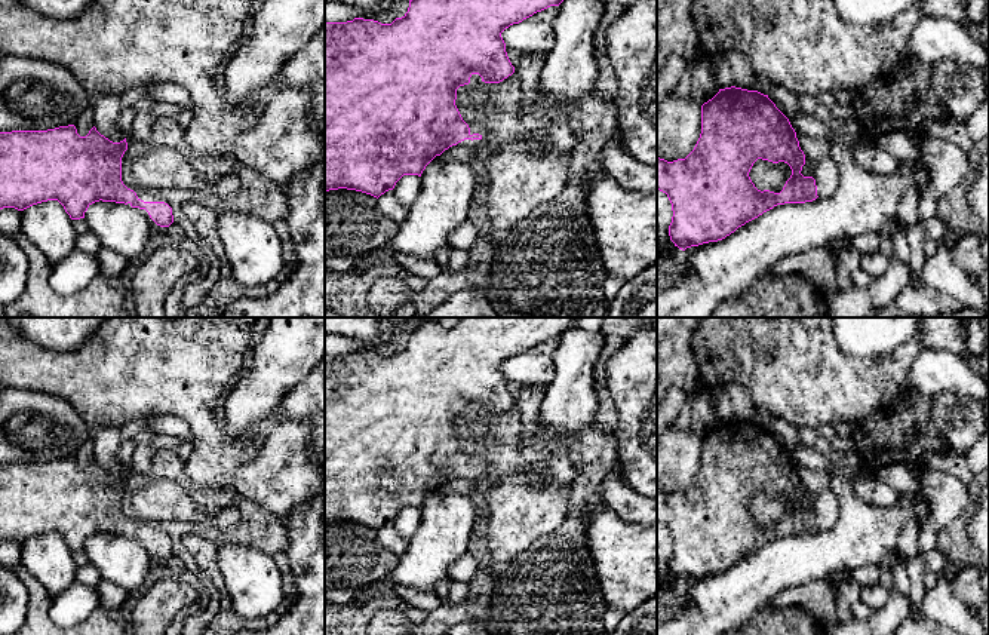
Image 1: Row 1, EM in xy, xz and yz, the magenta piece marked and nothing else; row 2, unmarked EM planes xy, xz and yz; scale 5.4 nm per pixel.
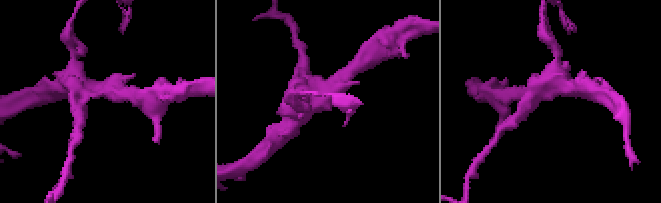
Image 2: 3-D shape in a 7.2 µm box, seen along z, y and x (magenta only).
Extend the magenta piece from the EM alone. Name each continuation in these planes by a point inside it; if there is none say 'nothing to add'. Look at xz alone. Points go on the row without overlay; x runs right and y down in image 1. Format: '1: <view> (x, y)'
nothing to add

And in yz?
nothing to add

